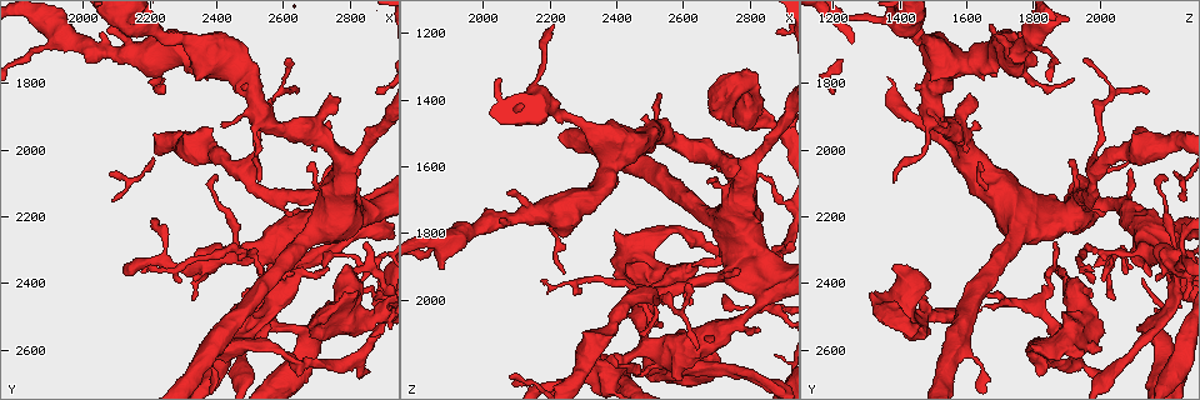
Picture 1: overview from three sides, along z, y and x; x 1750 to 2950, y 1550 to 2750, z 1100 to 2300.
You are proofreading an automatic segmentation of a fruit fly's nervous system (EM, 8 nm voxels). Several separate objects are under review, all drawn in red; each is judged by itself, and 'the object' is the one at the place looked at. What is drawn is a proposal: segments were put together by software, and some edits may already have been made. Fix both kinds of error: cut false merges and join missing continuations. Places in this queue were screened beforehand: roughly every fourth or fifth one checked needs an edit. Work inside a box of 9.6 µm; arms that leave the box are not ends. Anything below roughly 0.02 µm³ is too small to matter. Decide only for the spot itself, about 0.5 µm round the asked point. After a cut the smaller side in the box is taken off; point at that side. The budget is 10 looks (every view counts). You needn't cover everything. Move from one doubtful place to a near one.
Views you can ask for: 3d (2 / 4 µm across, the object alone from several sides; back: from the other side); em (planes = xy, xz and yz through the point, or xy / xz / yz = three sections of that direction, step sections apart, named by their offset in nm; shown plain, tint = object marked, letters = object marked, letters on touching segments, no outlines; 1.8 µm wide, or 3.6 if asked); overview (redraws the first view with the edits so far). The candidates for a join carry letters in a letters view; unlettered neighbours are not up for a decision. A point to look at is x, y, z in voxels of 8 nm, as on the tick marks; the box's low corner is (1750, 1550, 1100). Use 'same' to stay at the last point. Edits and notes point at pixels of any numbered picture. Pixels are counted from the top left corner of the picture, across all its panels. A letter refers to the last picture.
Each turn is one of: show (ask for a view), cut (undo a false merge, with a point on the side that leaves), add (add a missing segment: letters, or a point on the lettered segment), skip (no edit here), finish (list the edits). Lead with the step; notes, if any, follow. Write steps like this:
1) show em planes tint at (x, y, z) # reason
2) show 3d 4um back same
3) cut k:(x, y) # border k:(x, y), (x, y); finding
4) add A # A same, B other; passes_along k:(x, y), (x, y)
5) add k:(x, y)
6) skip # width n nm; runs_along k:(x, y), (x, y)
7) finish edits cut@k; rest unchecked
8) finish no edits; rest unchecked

show 3d 4um back at (2740, 2200, 1730) # touches itself

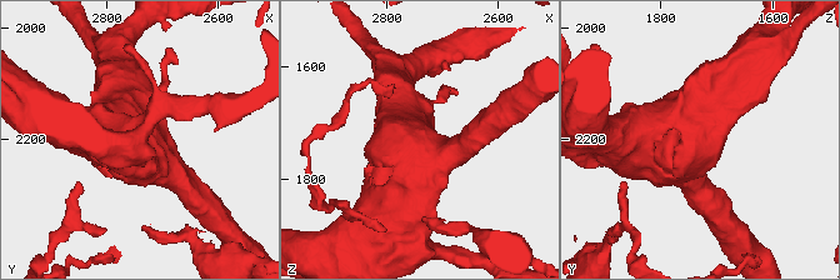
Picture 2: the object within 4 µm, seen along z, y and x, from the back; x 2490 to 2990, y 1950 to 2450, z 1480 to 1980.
show em 3.6um yz step 8 letters same # need the tissue

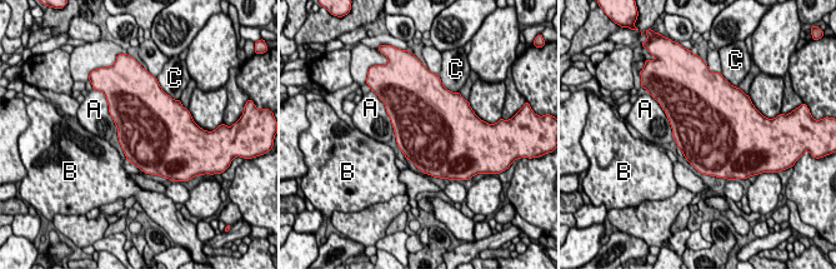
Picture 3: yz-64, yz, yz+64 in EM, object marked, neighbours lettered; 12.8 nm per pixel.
skip # A other, B other, C other; border 3:(661, 109), (669, 121), (674, 139); all the same cell

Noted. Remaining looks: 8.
show 3d 2um at (2760, 1850, 1630) # an open end

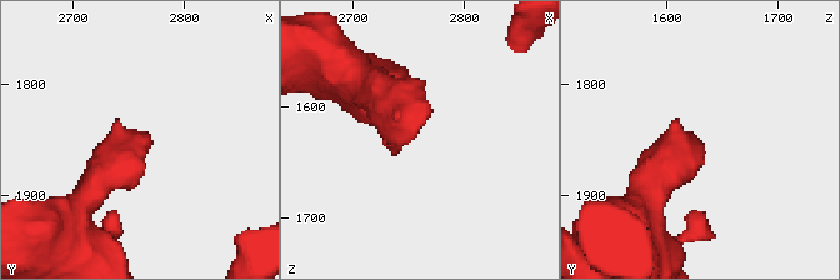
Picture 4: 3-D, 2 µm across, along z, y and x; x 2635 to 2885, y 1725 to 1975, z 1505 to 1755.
show em xy step 16 letters at (2754, 1848, 1622) # now the EM

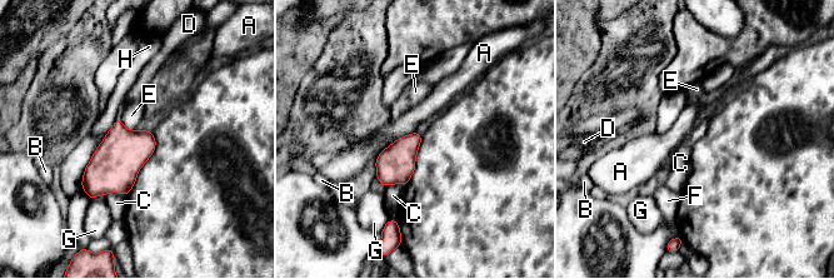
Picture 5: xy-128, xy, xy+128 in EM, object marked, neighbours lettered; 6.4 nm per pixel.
show em planes letters same # cut it another way

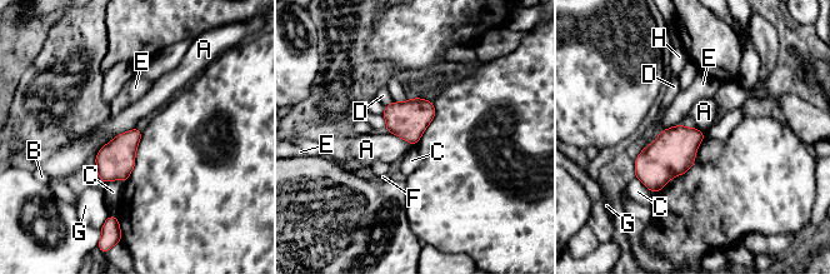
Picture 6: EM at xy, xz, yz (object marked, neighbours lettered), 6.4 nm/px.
skip # A other, B other, C other, D other, E other, F other, G other, H other; border 6:(135, 126), (116, 134), (94, 157); no lettered segment goes on from it

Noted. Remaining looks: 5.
show em xy step 16 tint at (2210, 1620, 1420) # calibre changes

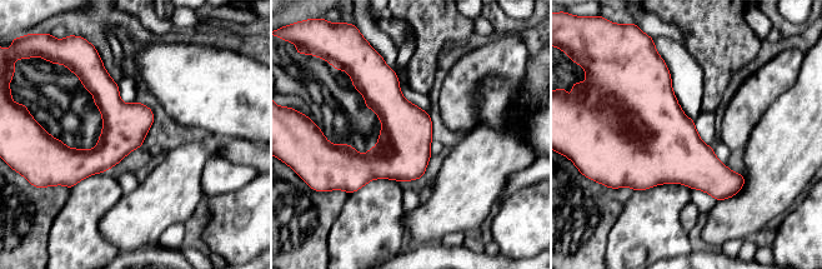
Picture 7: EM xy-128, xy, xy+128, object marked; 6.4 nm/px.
show em planes tint same # cut it another way

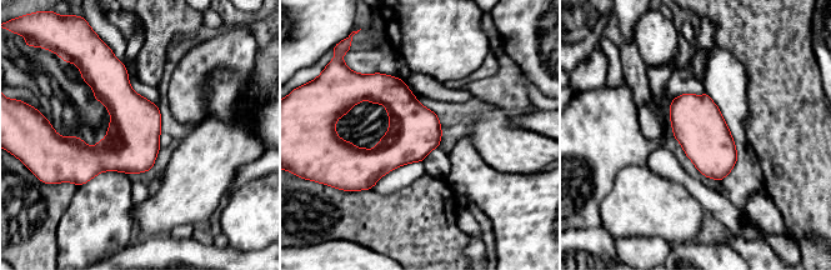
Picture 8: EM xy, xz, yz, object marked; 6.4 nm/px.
show em planes letters same # what lies round it

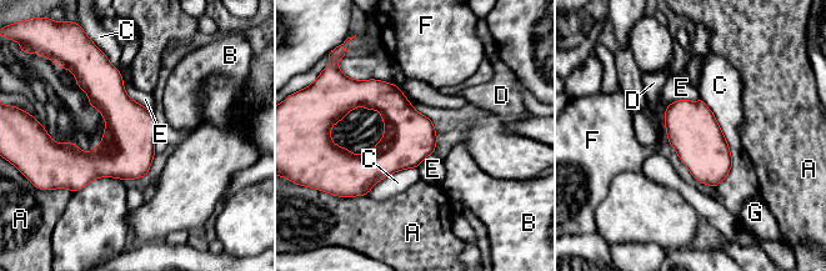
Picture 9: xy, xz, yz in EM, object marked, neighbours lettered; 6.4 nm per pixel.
skip # width 320 nm; A other, B other, C other, D other, E other, F other, G other; border 9:(123, 81), (125, 93), (153, 113); one cell here

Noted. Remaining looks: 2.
show 3d 4um at (2390, 2610, 1890) # stops while still wide

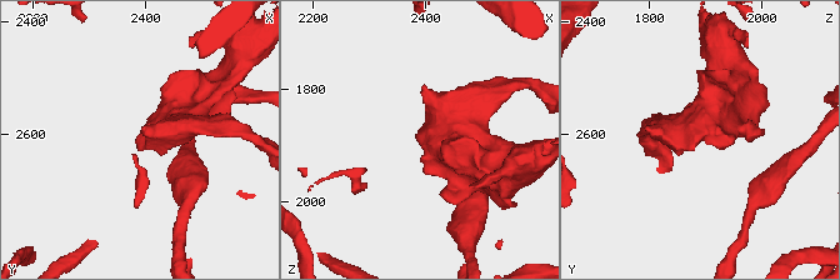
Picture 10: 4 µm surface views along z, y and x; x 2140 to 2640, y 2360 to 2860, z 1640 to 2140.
show em planes letters at (2390, 2615, 1885) # need the tissue

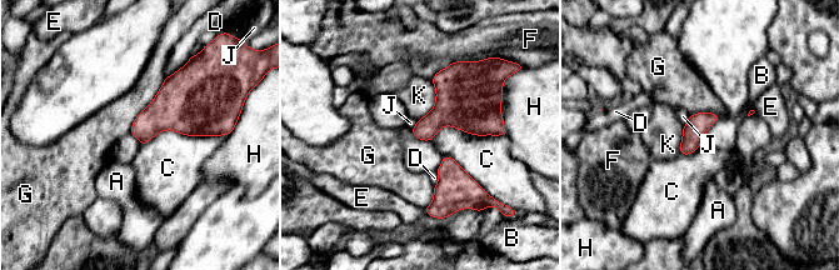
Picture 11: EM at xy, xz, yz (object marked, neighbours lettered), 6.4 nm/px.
skip # longest_contact C 550 nm; A other, B other, C other, D other, E other, F other, G other, H other, J other, K other; border 11:(226, 134), (161, 130), (141, 145); none of them fits

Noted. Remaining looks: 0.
finish no edits; rest unchecked

